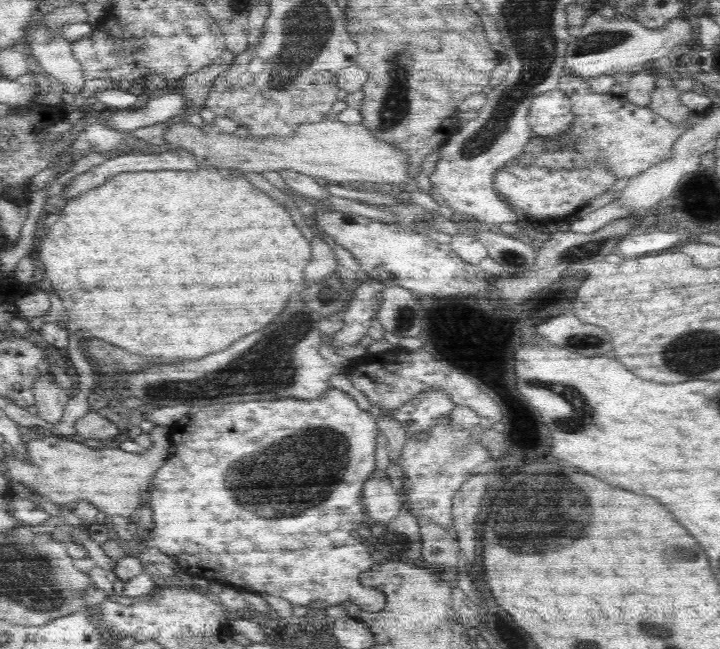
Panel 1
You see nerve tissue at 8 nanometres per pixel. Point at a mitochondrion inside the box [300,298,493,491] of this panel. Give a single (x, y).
(404, 317)

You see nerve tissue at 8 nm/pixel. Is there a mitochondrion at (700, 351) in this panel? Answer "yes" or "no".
yes

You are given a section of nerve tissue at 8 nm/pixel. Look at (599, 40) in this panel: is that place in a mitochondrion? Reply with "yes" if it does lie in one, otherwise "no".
yes

